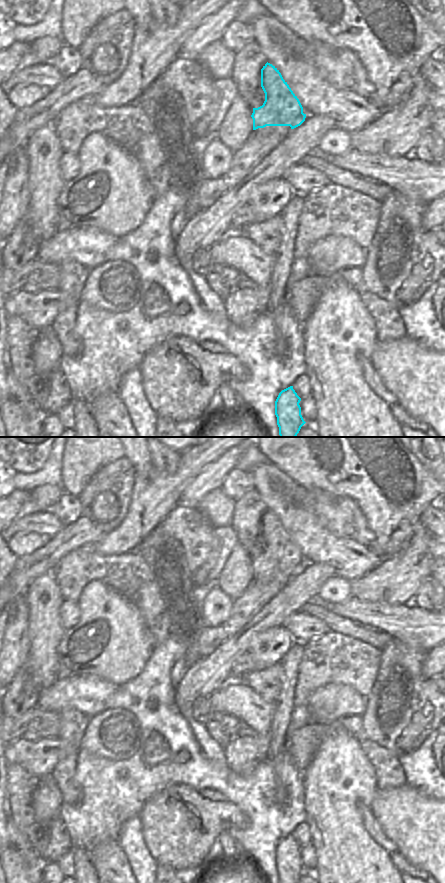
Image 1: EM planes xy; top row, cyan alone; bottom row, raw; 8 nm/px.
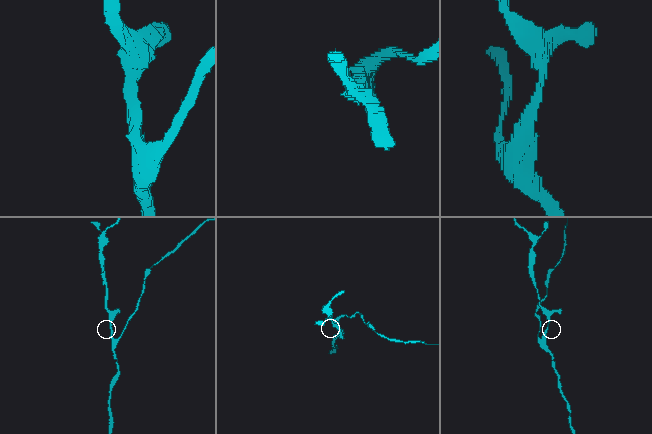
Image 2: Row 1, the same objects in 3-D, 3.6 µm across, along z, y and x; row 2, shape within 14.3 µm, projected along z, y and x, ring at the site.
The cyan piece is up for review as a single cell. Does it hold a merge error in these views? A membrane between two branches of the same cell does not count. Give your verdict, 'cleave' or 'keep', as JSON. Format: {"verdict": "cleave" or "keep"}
{"verdict": "keep"}

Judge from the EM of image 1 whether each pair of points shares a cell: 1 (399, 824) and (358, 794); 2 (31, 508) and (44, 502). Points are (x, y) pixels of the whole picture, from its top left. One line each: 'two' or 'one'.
1: two
2: two

